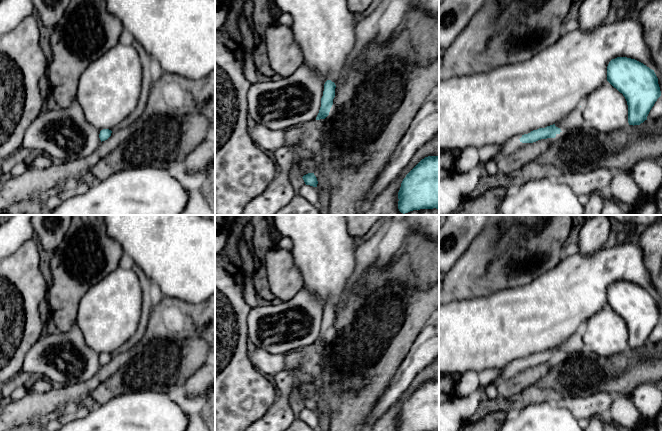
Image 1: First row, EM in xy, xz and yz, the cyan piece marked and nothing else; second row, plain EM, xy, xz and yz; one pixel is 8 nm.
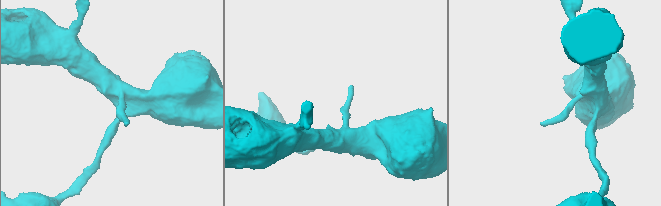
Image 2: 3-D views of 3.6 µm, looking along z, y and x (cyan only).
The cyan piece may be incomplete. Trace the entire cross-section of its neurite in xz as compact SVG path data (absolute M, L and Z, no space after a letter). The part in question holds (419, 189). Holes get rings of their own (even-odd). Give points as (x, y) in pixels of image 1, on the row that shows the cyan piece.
M439 156L425 157L406 175L398 199L398 209L403 214L420 209L439 209Z

